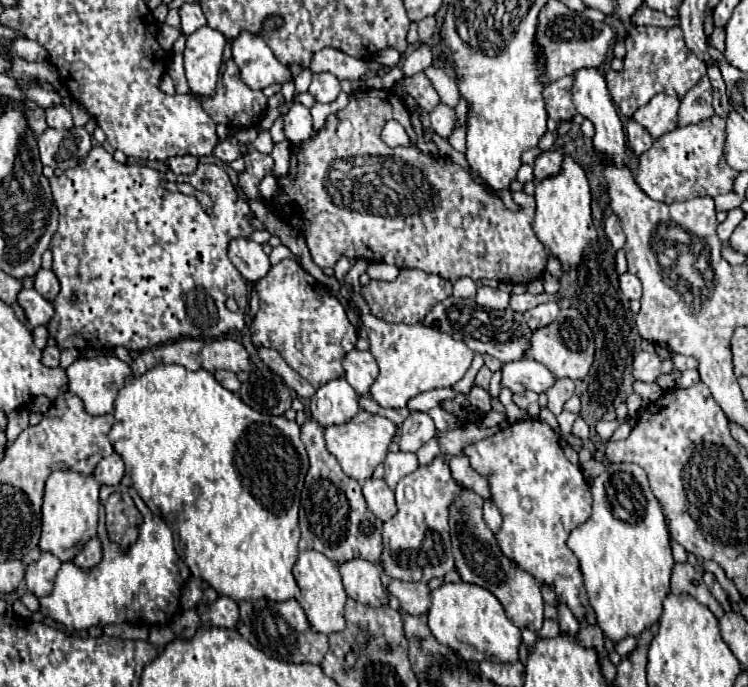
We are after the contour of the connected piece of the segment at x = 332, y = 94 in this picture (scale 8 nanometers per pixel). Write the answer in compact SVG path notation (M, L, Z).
M316 73L308 91L316 101L332 103L340 95L340 81L332 73Z

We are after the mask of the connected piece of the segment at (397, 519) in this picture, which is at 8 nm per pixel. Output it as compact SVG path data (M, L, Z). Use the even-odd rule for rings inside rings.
M436 455L430 465L420 465L408 473L396 487L398 513L382 527L382 571L400 581L428 583L454 569L452 543L448 533L448 509L452 497L460 493L460 483L452 477L444 455Z

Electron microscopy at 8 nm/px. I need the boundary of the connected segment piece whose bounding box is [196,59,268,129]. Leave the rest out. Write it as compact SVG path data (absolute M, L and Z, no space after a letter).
M230 59L226 63L222 63L220 67L220 77L216 83L216 93L212 97L196 97L202 105L202 109L212 117L214 123L224 123L232 129L240 129L240 127L256 127L266 111L266 95L262 91L252 91L248 89L238 73L236 63Z

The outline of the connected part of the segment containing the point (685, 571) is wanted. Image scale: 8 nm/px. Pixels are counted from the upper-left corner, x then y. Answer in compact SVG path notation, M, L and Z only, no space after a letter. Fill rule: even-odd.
M688 561L686 563L676 563L672 569L672 593L688 593L700 603L704 603L716 617L724 615L724 609L720 603L712 597L708 587L702 581L702 573L696 571Z

